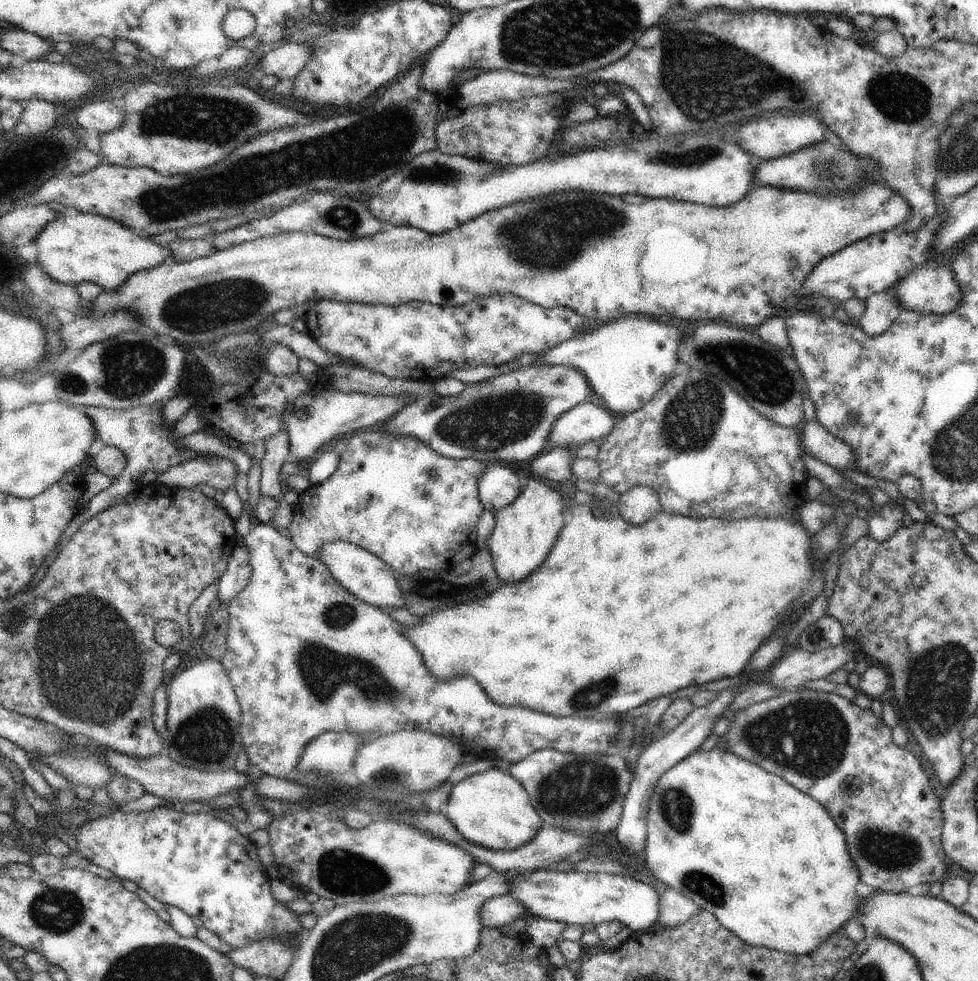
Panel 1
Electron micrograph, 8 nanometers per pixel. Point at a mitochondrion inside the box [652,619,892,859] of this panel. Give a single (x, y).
(808, 738)

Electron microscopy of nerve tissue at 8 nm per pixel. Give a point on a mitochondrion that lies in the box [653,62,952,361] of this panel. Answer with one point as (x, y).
(903, 99)

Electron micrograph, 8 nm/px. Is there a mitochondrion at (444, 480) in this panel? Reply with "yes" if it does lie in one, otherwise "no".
no

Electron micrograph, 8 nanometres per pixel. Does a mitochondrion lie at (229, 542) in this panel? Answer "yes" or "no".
no

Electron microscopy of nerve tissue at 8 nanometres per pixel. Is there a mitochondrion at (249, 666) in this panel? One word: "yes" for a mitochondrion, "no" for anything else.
no

